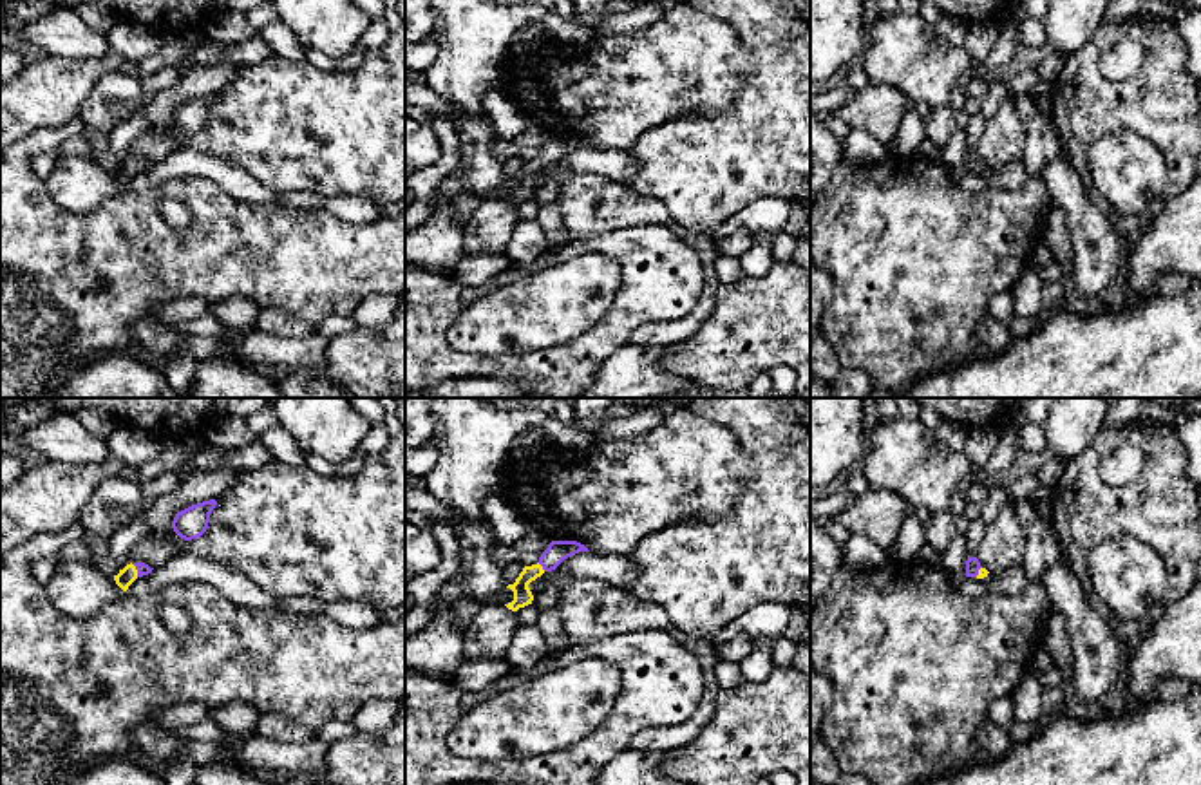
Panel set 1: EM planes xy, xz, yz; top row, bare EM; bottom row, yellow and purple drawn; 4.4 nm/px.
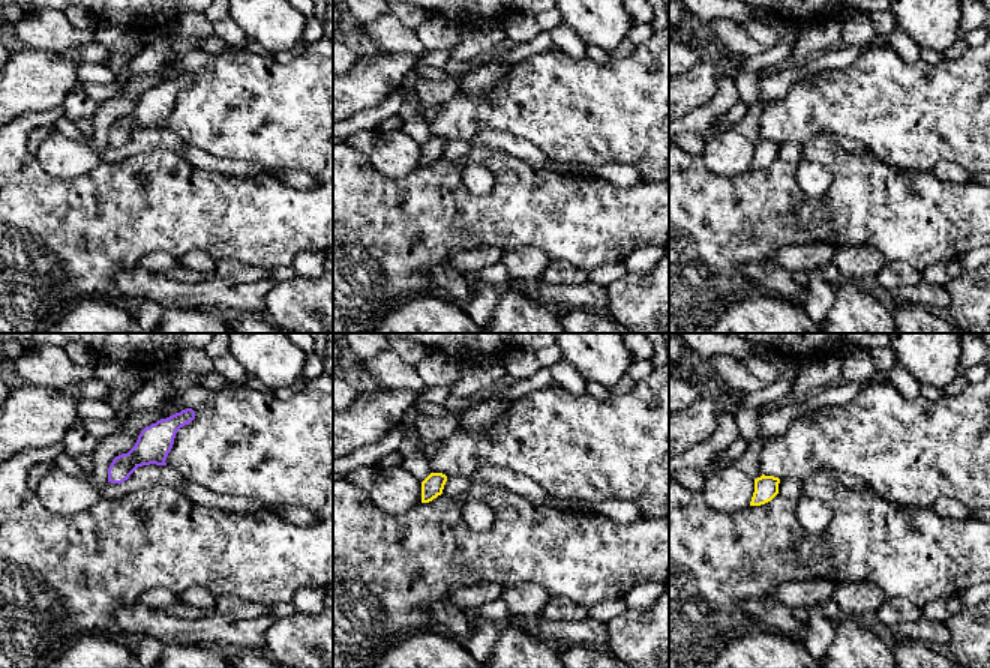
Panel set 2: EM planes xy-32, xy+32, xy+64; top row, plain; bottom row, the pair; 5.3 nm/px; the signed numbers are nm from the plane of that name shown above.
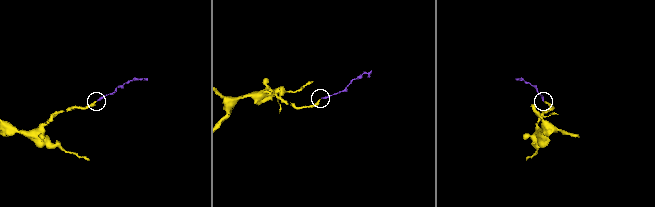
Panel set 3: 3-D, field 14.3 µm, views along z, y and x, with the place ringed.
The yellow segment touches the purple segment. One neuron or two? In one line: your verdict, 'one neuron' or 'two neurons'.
one neuron

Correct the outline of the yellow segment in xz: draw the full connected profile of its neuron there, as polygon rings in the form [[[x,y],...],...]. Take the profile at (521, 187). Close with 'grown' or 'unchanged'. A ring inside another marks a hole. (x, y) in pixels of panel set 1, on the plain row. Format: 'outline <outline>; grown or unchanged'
outline [[[552,136],[548,143],[541,148],[539,157],[525,161],[515,177],[506,181],[514,186],[514,195],[505,201],[512,206],[517,206],[519,203],[532,199],[534,190],[528,179],[541,172],[544,166],[555,165],[564,154],[579,147],[590,145],[577,136]]]; grown

